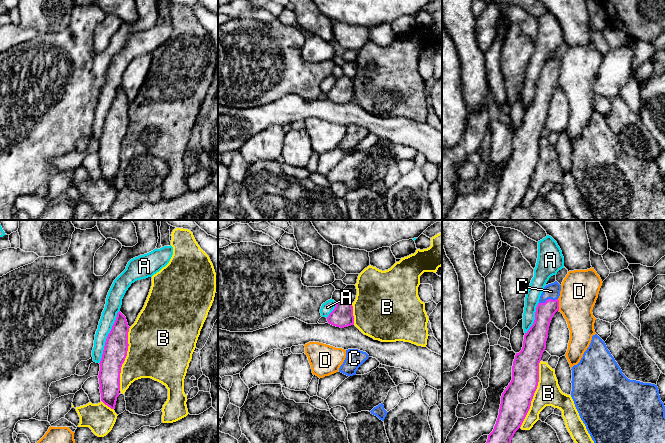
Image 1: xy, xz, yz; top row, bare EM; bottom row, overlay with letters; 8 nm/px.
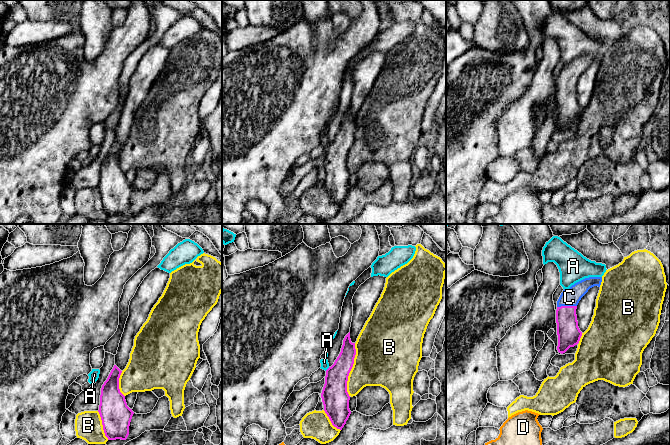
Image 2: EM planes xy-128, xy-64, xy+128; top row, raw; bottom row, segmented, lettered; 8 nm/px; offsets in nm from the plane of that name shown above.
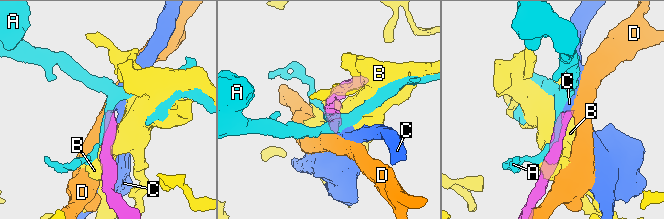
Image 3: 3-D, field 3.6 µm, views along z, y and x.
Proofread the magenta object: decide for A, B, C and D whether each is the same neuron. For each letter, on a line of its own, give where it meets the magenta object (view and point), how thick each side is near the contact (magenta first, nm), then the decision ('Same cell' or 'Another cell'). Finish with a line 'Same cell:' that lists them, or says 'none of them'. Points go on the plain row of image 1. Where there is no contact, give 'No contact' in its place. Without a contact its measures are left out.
A: Touches magenta at xy (107, 113). Thickness 190 nm (magenta) against 120 nm. Another cell
B: Touches magenta at yz (533, 170). Thickness 240 nm (magenta) against 200 nm. Another cell
C: Touches magenta at yz (548, 75). Thickness 150 nm (magenta) against 130 nm. Same cell
D: Touches magenta at yz (558, 81). Thickness 150 nm (magenta) against 300 nm. Another cell
Same cell: C

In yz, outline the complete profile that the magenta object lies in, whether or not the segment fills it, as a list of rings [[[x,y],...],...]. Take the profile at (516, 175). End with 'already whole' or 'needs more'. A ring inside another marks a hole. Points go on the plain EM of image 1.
[[[557,57],[544,63],[534,99],[524,111],[522,126],[515,131],[512,156],[502,169],[499,191],[486,220],[511,220],[530,185],[539,158],[539,139],[546,125],[550,98],[559,87],[560,67]]]; needs more

